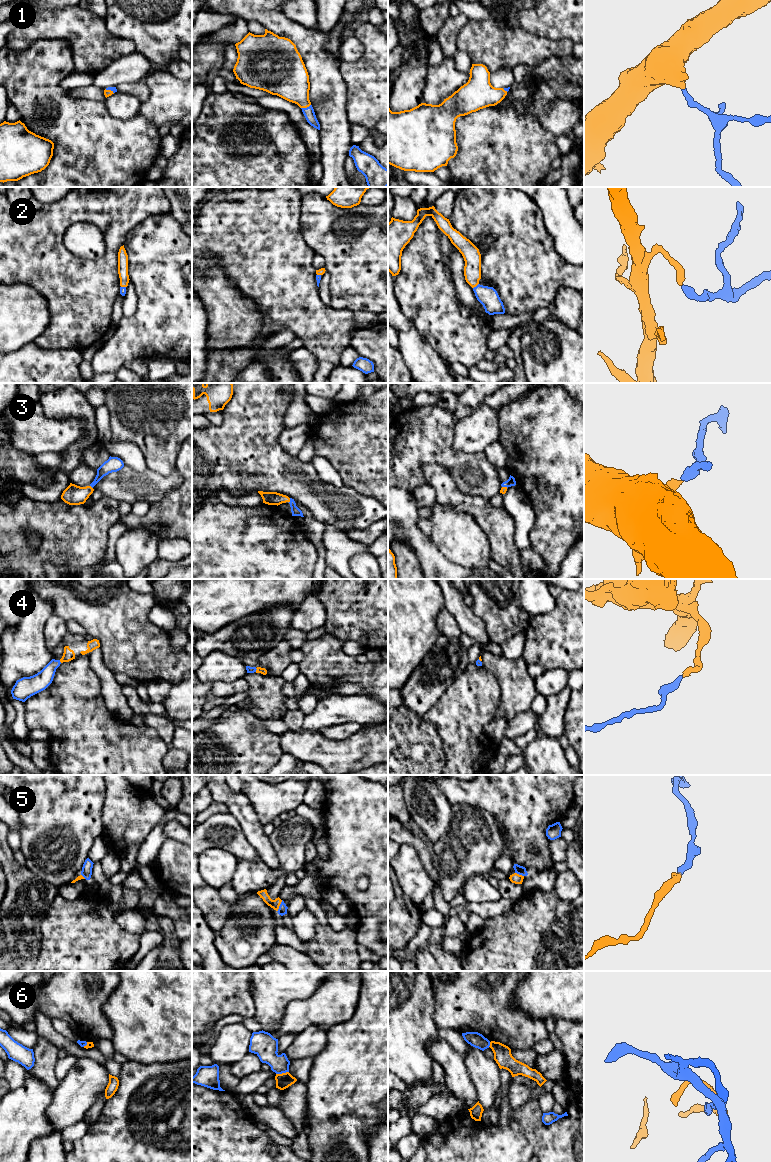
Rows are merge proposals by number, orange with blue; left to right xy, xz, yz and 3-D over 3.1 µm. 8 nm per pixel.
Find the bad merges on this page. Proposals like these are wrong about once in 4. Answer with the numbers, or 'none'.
6

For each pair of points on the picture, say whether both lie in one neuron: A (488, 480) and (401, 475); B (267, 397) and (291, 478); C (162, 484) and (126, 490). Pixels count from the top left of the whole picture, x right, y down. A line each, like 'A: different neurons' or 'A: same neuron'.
A: same neuron
B: same neuron
C: same neuron

